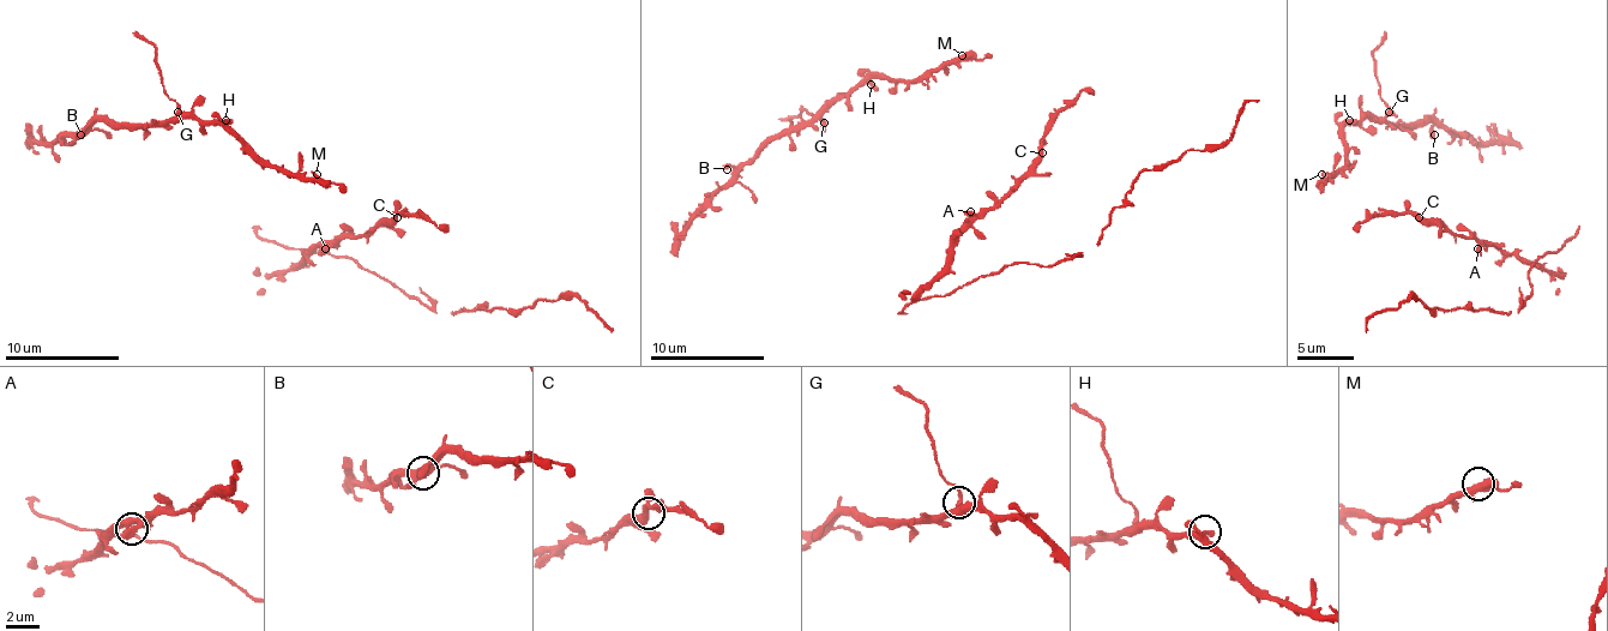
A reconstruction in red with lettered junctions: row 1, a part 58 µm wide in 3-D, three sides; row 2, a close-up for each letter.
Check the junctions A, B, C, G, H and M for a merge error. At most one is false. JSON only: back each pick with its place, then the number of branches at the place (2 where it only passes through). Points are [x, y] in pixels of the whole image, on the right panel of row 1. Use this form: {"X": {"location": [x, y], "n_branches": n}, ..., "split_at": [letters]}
{"G": {"location": [1389, 112], "n_branches": 2}, "split_at": ["G"]}

